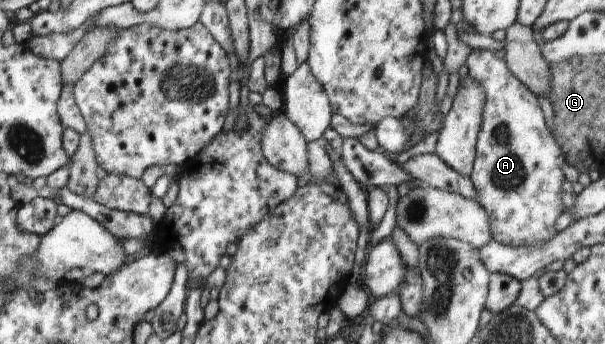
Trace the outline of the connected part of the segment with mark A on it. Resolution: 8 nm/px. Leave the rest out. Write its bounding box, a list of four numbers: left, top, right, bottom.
[465,49,566,247]

